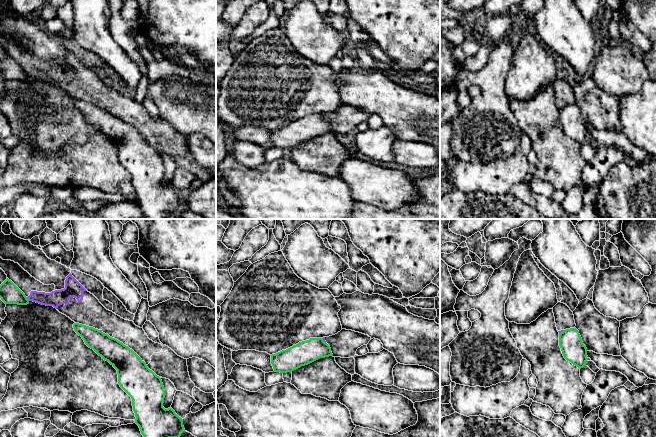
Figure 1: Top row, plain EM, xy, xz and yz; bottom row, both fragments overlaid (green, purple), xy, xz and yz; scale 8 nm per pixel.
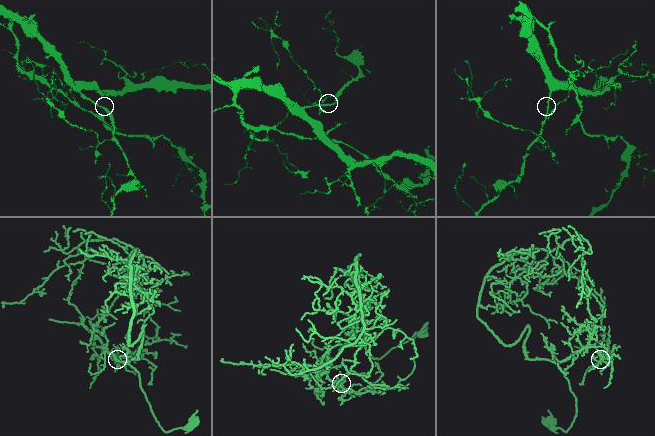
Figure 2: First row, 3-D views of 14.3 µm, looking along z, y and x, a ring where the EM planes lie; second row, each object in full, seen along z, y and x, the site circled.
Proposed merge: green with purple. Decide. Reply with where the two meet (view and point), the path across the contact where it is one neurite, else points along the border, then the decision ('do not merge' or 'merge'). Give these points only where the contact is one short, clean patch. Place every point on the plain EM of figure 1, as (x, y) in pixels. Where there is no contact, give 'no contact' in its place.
xy (27, 75) | do not merge

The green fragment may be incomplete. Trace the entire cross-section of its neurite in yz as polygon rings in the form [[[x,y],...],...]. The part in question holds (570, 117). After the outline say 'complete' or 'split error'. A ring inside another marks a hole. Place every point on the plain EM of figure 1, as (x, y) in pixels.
[[[576,104],[566,105],[559,109],[559,122],[564,134],[579,145],[586,142],[587,124],[582,118]]]; complete

